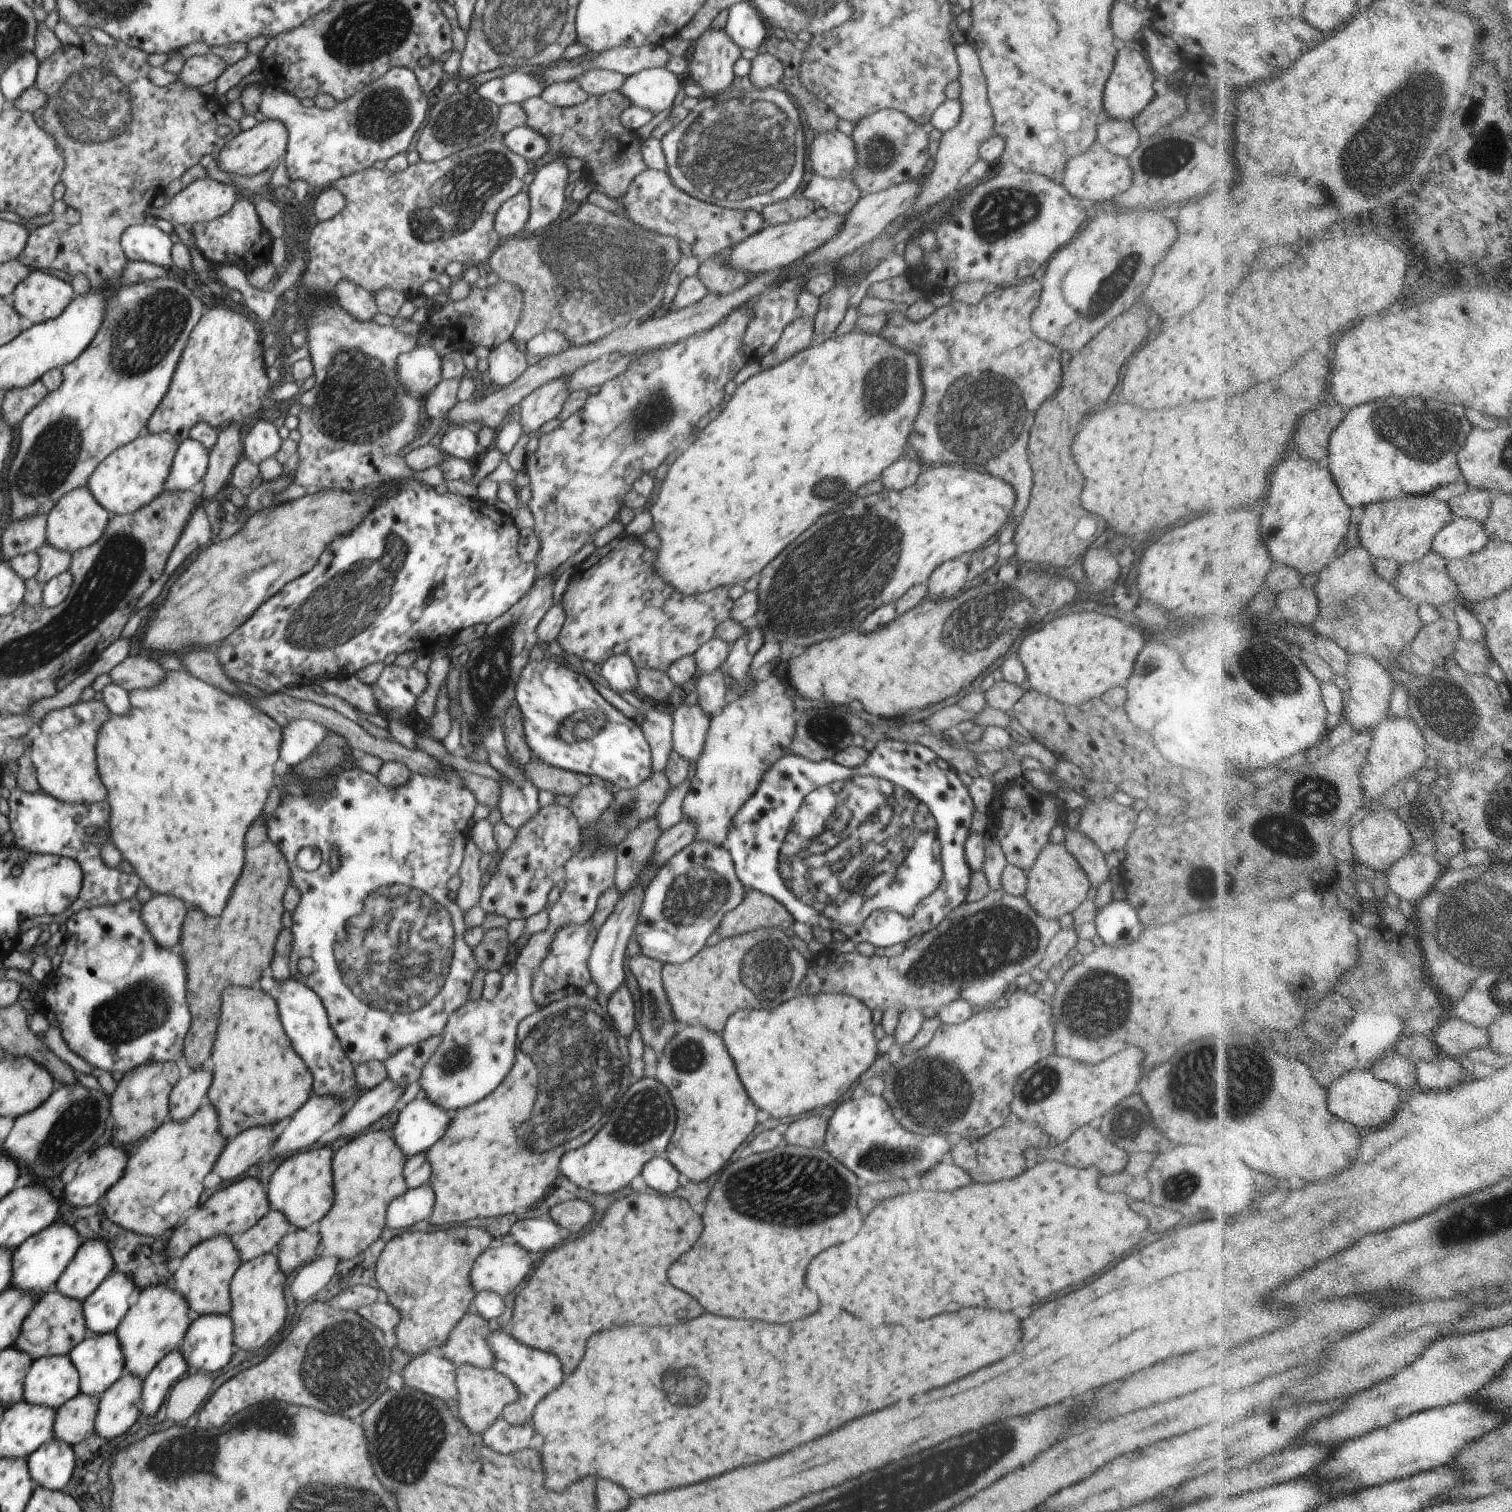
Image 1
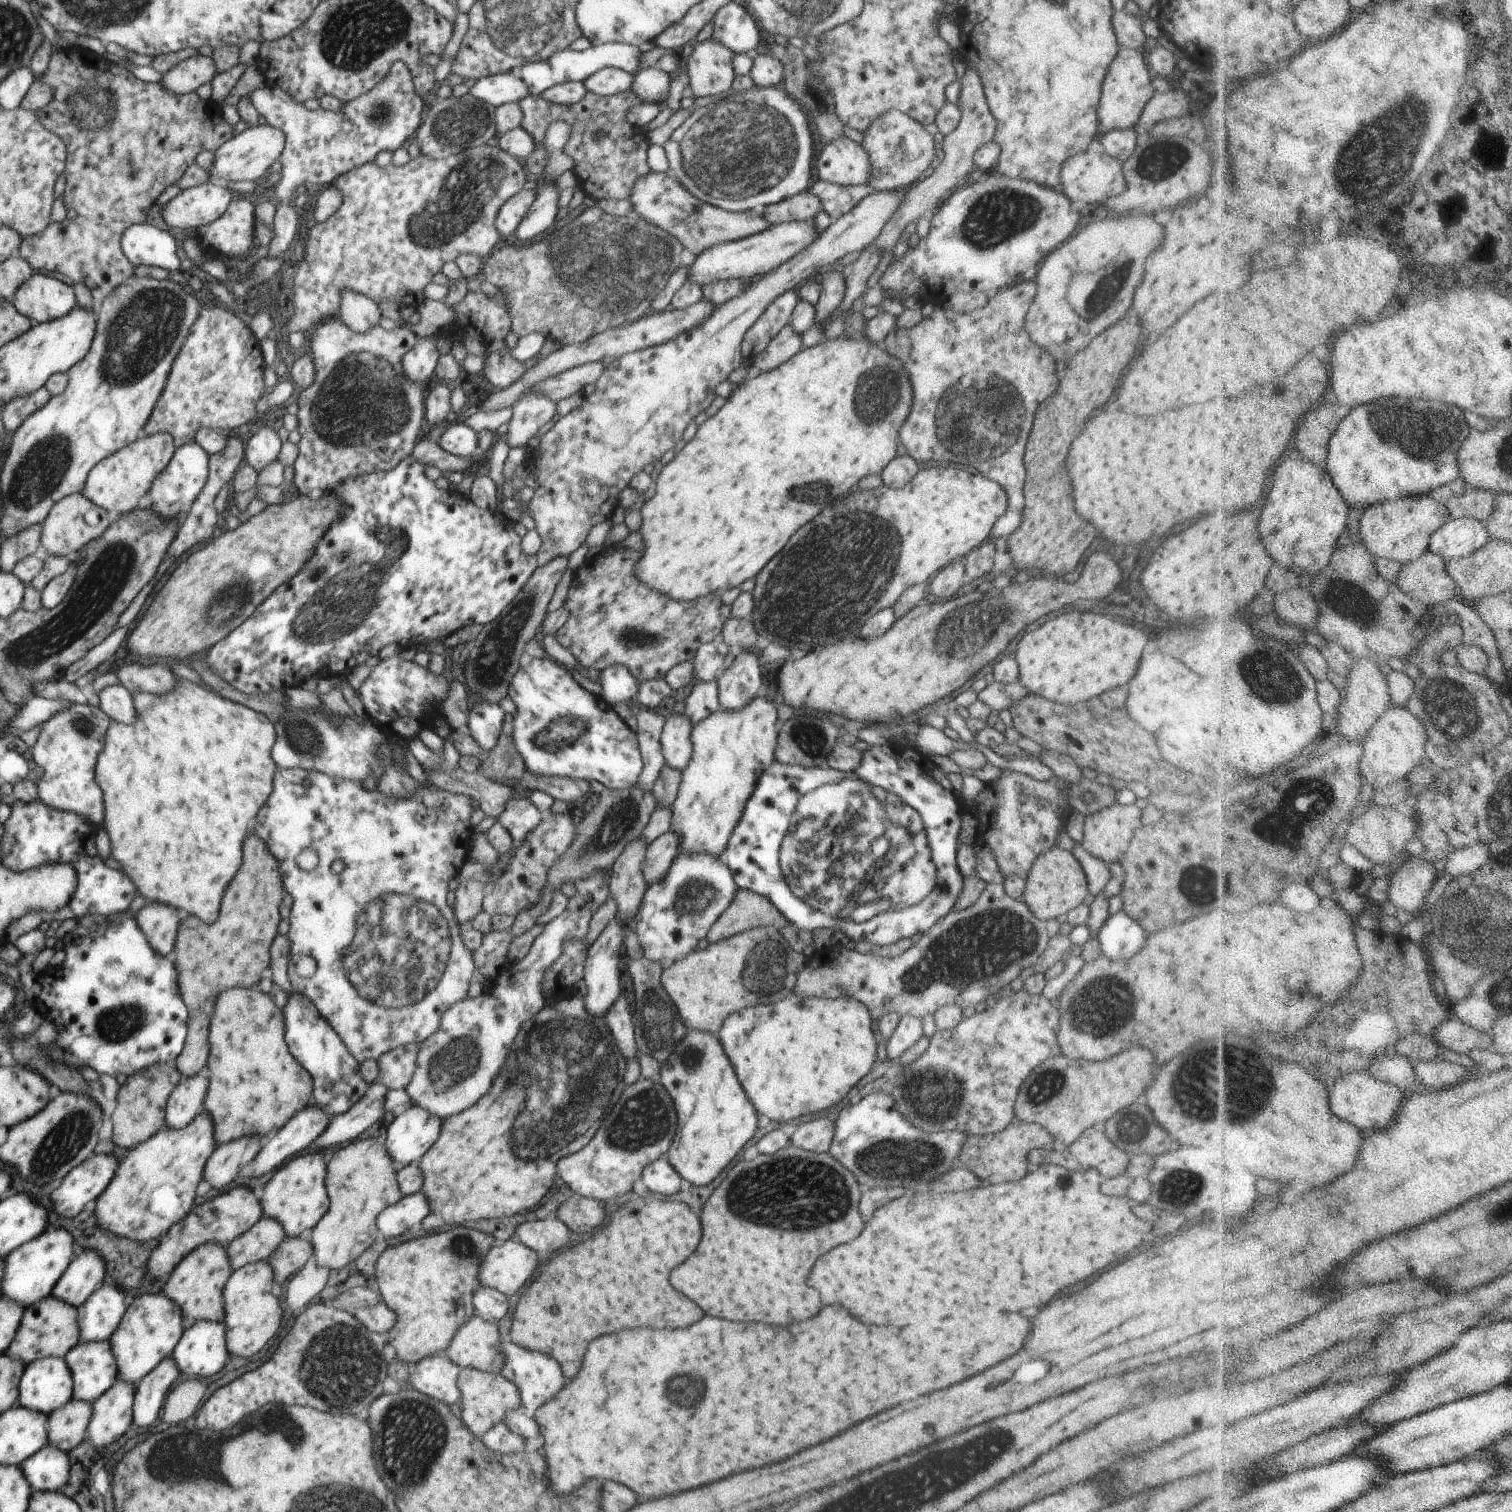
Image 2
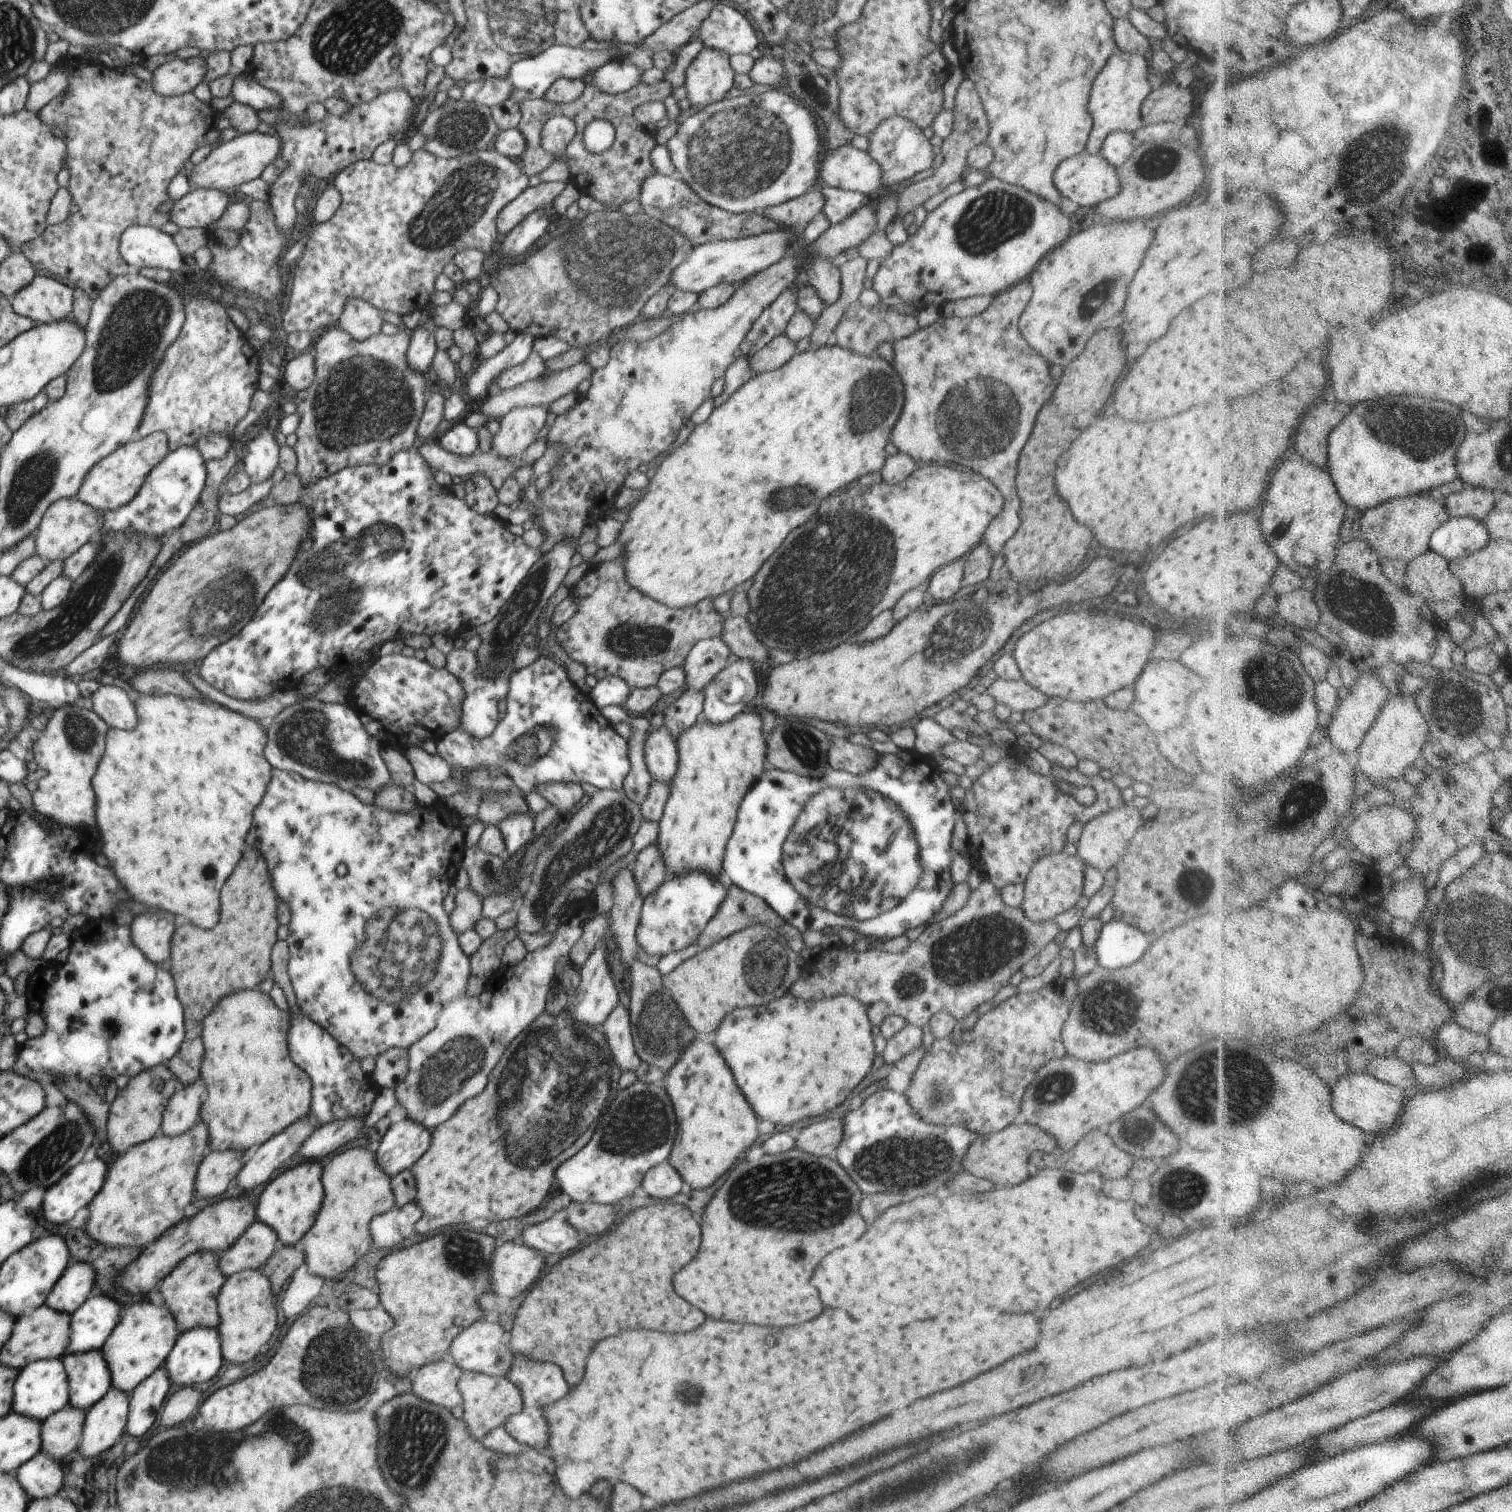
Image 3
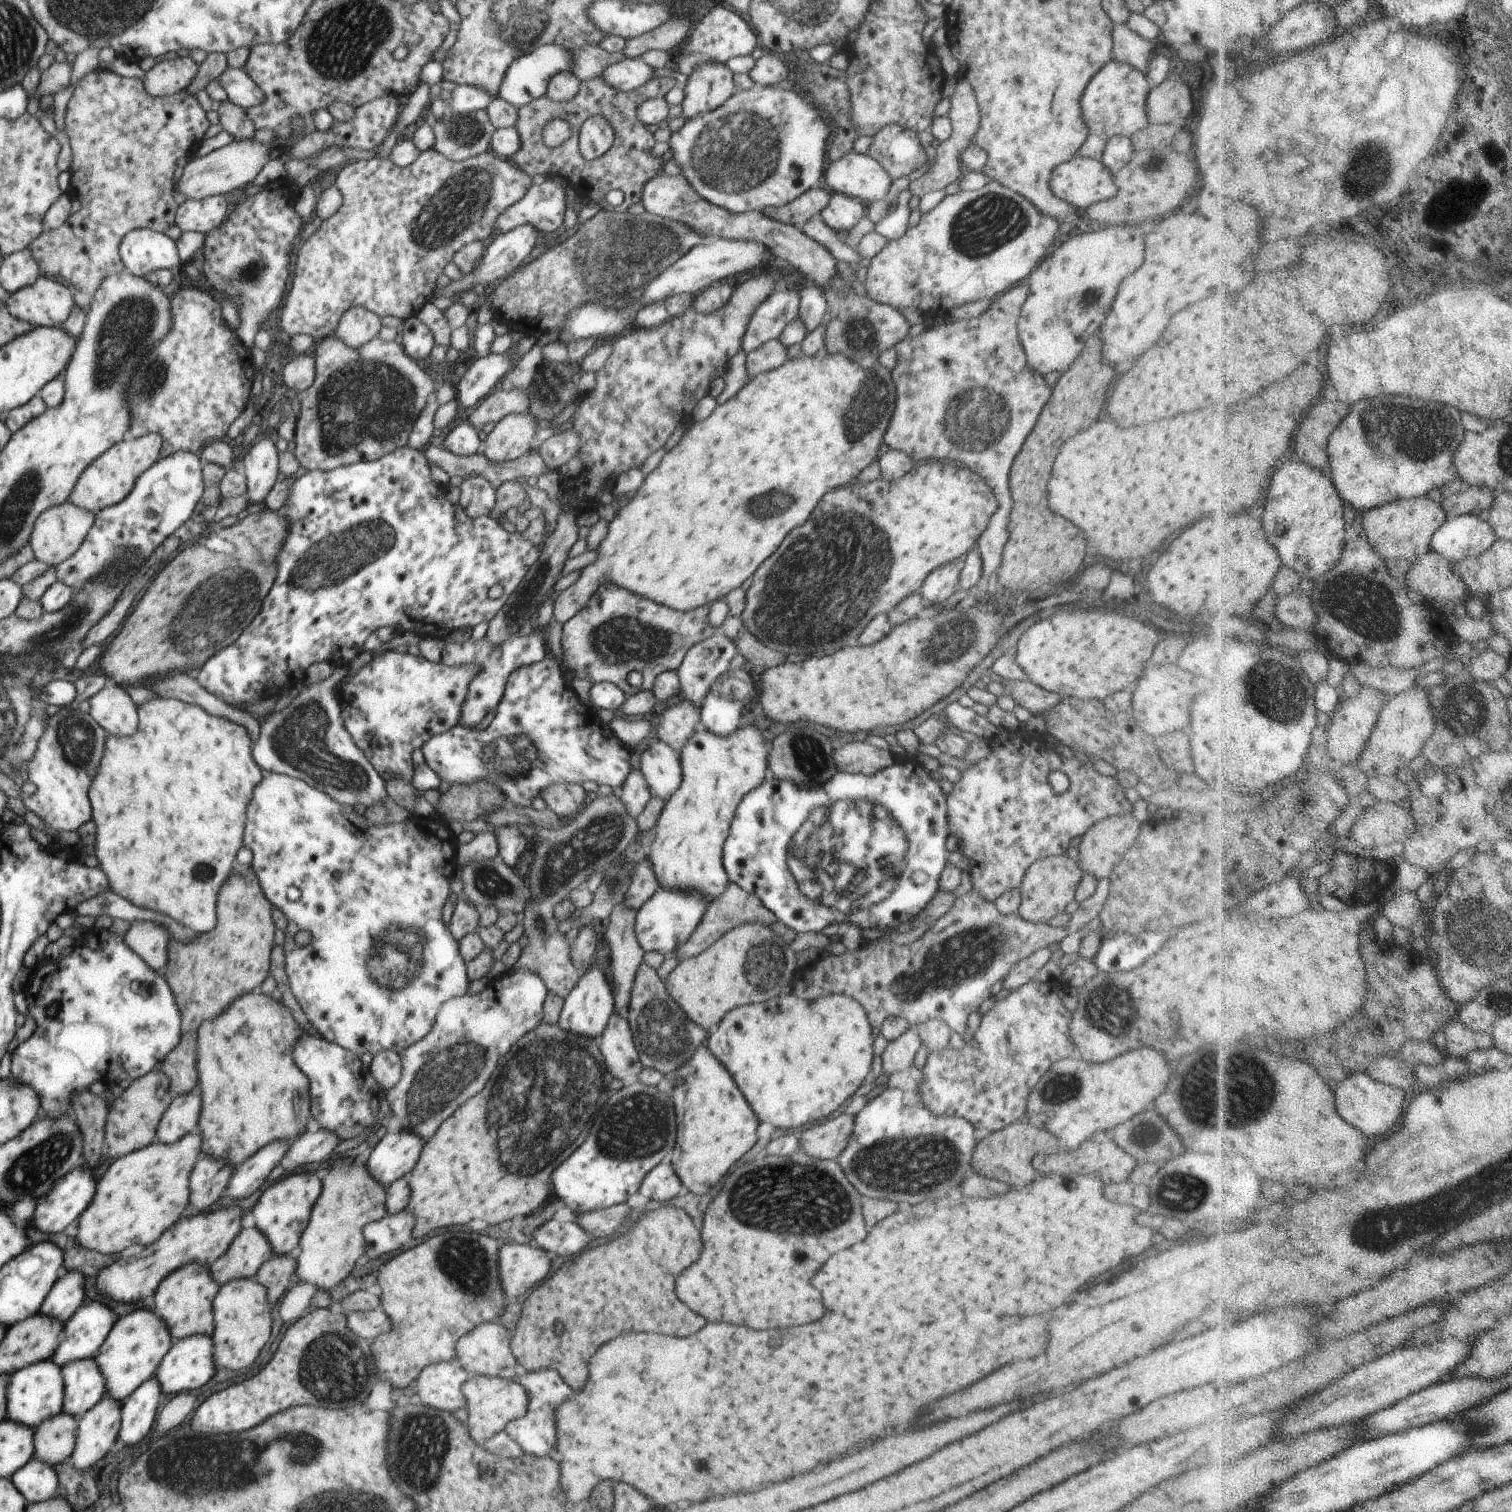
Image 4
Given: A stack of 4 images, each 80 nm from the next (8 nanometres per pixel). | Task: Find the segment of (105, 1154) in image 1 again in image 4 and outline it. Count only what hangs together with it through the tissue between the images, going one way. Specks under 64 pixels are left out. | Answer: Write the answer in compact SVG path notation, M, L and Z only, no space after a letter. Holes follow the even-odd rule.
M81 1164L68 1175L60 1178L46 1195L37 1198L34 1216L30 1219L34 1222L32 1225L43 1234L54 1234L63 1232L69 1224L79 1218L96 1193L97 1181L92 1172L93 1170L88 1170Z

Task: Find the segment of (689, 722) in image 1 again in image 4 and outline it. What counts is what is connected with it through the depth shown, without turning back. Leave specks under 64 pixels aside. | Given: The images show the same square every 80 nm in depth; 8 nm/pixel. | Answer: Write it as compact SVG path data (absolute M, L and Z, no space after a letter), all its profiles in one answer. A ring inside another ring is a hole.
M658 738L640 752L640 770L650 796L667 801L682 782L679 754Z

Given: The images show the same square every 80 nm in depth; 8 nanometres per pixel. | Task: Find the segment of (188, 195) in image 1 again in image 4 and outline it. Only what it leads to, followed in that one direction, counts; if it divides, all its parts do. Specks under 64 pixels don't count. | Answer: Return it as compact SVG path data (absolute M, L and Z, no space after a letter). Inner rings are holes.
M224 195L181 201L175 214L175 225L182 232L203 232L207 236L227 219L227 204Z

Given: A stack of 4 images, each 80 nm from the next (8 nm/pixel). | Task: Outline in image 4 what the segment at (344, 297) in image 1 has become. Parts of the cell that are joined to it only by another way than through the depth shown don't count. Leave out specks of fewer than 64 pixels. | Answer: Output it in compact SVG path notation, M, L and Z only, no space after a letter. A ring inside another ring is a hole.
M364 307L349 308L341 317L336 336L349 347L358 348L378 336L383 319Z

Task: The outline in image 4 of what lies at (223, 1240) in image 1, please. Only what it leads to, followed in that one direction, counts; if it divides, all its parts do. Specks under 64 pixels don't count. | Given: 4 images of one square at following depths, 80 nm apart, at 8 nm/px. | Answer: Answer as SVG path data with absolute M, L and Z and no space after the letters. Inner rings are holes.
M186 1264L172 1272L160 1282L154 1294L154 1314L164 1320L168 1332L172 1336L172 1344L180 1342L188 1336L211 1336L214 1329L212 1304L221 1286L212 1280L209 1268L202 1264Z

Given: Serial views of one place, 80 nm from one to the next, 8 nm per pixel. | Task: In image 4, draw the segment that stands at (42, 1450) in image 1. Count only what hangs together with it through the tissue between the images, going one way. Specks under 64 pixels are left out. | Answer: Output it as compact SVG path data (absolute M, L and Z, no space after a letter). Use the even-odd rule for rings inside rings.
M34 1457L10 1480L16 1486L16 1490L24 1496L27 1505L49 1500L55 1497L58 1490L56 1472Z

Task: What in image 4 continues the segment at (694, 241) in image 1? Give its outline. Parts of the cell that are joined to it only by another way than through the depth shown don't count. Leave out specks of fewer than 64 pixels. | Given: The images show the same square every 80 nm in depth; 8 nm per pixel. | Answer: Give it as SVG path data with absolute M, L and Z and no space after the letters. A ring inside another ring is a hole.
M666 173L651 178L641 194L642 206L646 212L664 219L688 225L704 242L712 237L719 239L755 240L764 243L769 252L790 262L803 276L822 289L831 279L837 276L837 260L825 249L824 245L813 241L803 230L774 220L761 211L731 213L729 210L710 204L704 200L682 174L668 176Z

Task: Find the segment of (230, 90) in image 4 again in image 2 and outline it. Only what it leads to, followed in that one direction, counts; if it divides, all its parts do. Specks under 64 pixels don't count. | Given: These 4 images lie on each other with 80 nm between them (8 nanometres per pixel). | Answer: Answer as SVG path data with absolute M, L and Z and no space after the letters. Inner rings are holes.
M402 61L395 62L385 79L374 88L361 94L358 98L343 103L340 110L336 112L324 110L309 110L302 103L297 103L282 87L268 84L263 89L255 90L248 94L249 99L254 103L260 116L266 118L266 122L273 127L280 128L285 134L285 147L280 155L282 162L282 179L275 185L275 196L272 202L277 209L274 219L273 239L269 244L269 256L281 258L284 252L290 248L290 244L296 238L298 232L298 215L296 209L291 208L289 198L297 194L304 184L332 184L340 175L349 173L352 169L360 168L363 164L372 163L376 154L382 150L394 152L400 147L405 147L406 142L414 132L417 132L422 122L422 108L424 101L416 92L413 76L410 69Z

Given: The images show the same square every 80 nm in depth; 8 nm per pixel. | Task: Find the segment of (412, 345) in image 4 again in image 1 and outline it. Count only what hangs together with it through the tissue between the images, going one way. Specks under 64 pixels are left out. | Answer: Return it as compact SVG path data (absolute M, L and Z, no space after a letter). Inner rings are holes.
M429 344L399 354L396 368L401 386L416 398L428 396L442 380L441 358Z

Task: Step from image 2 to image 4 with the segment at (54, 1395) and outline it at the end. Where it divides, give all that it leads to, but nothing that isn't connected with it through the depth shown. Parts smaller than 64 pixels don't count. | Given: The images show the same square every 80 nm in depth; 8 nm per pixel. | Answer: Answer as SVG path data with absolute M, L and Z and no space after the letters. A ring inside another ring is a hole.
M50 1359L32 1364L10 1375L10 1382L6 1388L6 1420L24 1424L26 1428L35 1430L46 1420L57 1416L62 1411L62 1404L64 1404L62 1370L54 1362L50 1362Z

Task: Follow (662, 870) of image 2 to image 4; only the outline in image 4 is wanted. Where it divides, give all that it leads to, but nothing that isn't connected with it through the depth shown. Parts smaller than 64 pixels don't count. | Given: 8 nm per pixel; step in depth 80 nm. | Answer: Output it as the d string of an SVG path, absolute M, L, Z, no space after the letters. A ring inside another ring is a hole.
M648 857L642 862L638 862L632 870L632 880L630 887L624 896L622 902L628 908L640 910L642 906L660 889L660 884L652 872L652 864Z

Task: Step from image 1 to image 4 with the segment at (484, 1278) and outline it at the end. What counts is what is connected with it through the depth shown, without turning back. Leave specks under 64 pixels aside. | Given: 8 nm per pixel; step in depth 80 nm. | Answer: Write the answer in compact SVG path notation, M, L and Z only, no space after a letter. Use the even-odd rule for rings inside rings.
M508 1240L506 1242L502 1241L498 1254L498 1273L507 1300L508 1298L516 1300L524 1292L528 1292L532 1286L542 1282L548 1276L548 1272L550 1272L550 1258L548 1258L544 1248L536 1247L531 1243L517 1244Z

